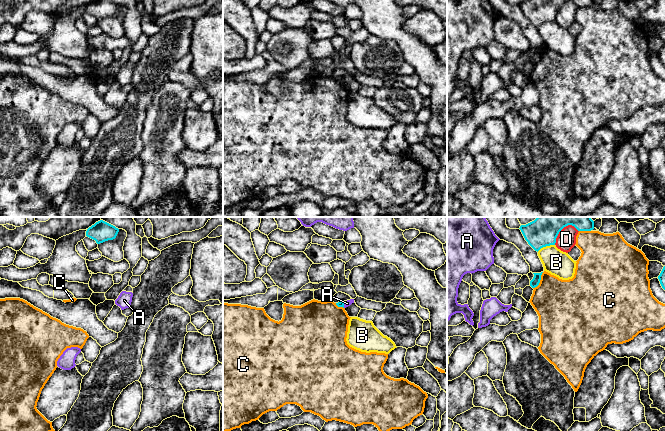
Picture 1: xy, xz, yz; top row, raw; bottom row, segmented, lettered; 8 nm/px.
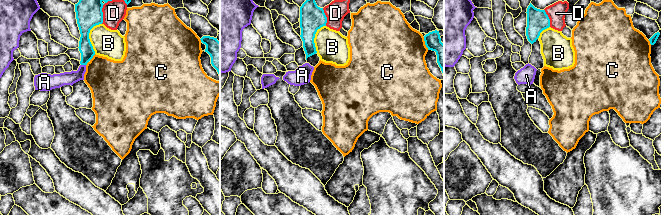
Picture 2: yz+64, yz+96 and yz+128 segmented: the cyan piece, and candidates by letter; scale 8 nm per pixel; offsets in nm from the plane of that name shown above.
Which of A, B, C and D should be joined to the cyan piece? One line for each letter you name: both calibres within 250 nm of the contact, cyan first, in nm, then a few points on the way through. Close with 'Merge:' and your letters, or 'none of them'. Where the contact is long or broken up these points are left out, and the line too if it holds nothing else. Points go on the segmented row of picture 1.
Merge: none of them

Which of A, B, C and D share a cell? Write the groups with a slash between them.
A / B / C / D

